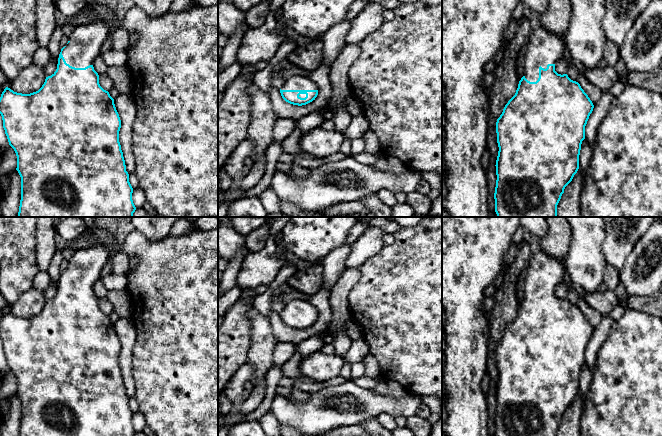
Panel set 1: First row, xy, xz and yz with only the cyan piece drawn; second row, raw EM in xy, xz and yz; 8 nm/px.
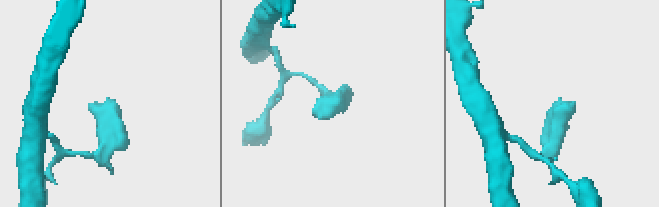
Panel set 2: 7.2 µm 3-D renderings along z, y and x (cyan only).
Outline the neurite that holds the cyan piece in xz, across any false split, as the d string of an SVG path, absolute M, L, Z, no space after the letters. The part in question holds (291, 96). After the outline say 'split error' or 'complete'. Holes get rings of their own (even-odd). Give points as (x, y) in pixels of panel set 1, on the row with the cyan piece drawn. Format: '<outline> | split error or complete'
M295 75L285 80L280 93L286 102L302 106L315 100L318 87L309 77Z | split error

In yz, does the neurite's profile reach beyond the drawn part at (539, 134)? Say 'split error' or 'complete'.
split error

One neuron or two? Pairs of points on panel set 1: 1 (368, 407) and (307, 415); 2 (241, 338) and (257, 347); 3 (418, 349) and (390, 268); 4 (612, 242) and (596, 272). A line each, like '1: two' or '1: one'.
1: one
2: two
3: one
4: two

